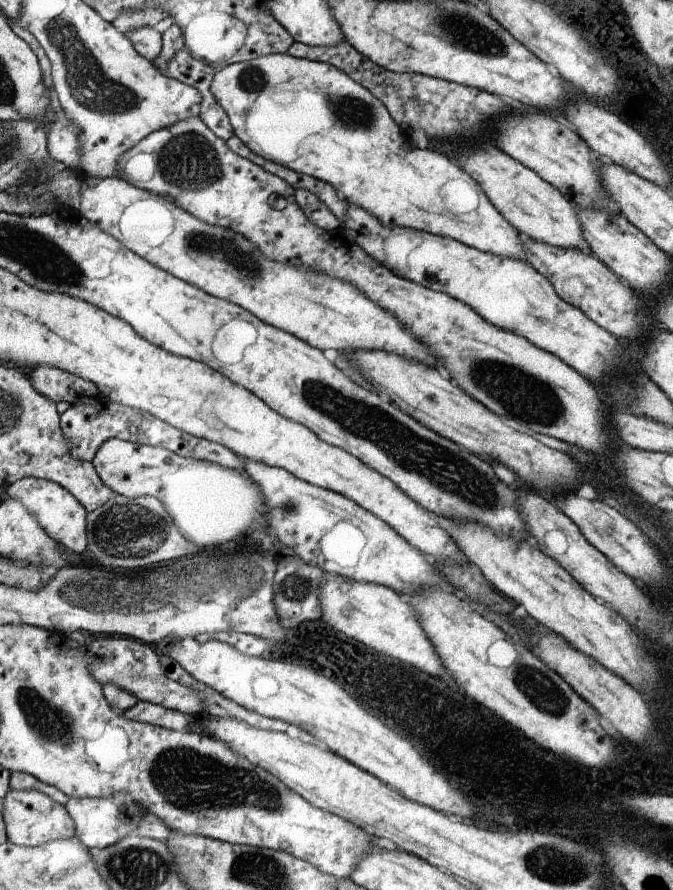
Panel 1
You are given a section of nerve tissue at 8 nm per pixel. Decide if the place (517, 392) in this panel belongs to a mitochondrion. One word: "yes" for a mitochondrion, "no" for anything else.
yes

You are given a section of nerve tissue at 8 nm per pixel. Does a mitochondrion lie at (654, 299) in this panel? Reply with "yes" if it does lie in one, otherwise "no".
no

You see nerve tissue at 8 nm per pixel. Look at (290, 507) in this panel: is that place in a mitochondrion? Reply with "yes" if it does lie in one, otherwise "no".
yes

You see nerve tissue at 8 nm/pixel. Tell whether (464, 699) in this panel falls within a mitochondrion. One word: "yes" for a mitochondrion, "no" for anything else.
no

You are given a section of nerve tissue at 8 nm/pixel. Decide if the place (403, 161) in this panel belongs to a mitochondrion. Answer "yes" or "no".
no

